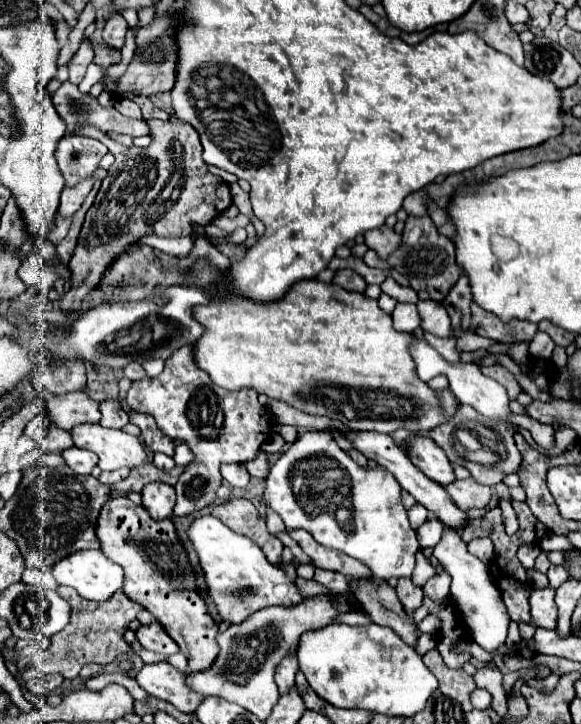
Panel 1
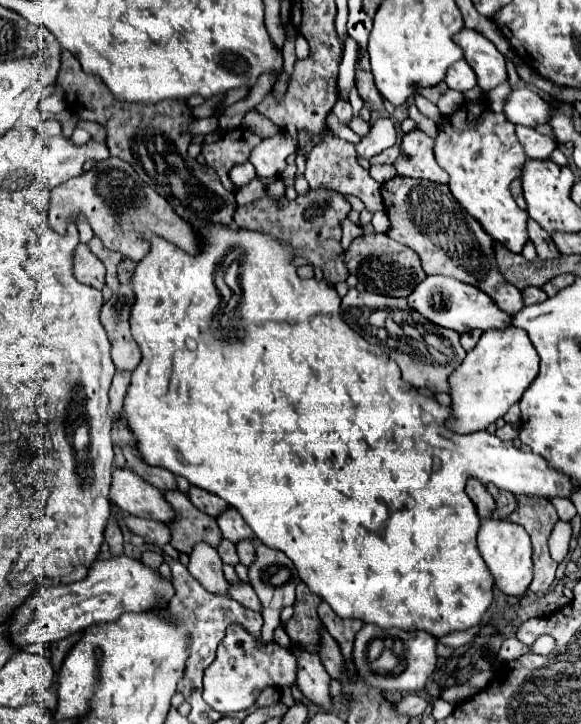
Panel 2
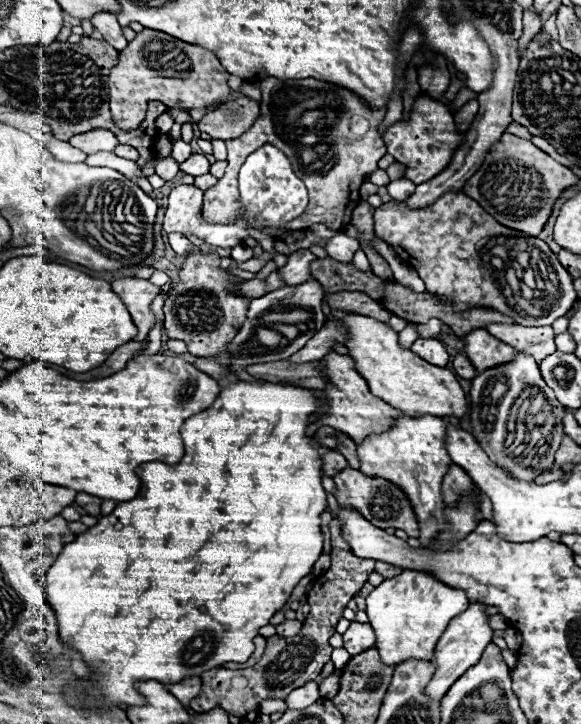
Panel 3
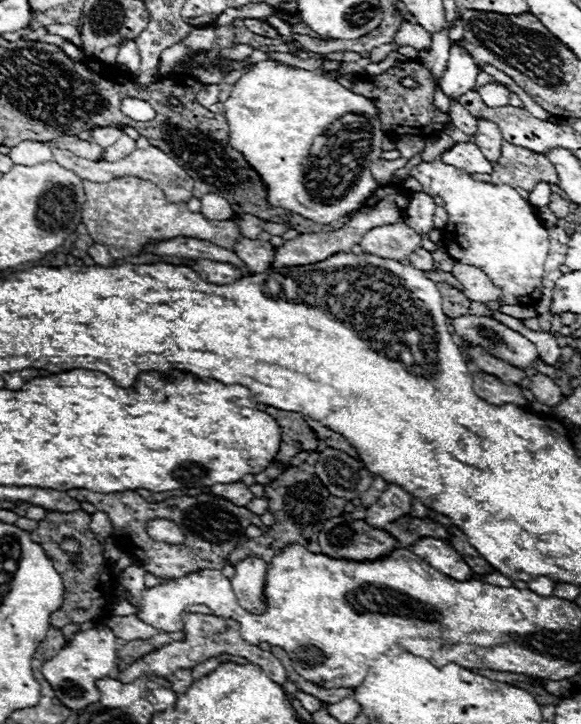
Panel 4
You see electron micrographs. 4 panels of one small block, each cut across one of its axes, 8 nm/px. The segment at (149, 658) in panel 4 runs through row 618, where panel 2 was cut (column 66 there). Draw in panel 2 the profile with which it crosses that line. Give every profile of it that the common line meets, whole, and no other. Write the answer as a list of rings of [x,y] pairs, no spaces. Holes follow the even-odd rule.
[[[120,158],[98,162],[92,170],[52,190],[48,224],[54,232],[64,234],[70,222],[80,222],[82,218],[90,224],[94,236],[98,236],[108,250],[120,252],[134,262],[142,260],[148,252],[148,244],[140,238],[144,230],[166,238],[188,254],[196,254],[200,250],[200,240],[196,238],[194,228],[184,222],[162,196],[150,190],[150,186],[140,180],[134,168]]]

